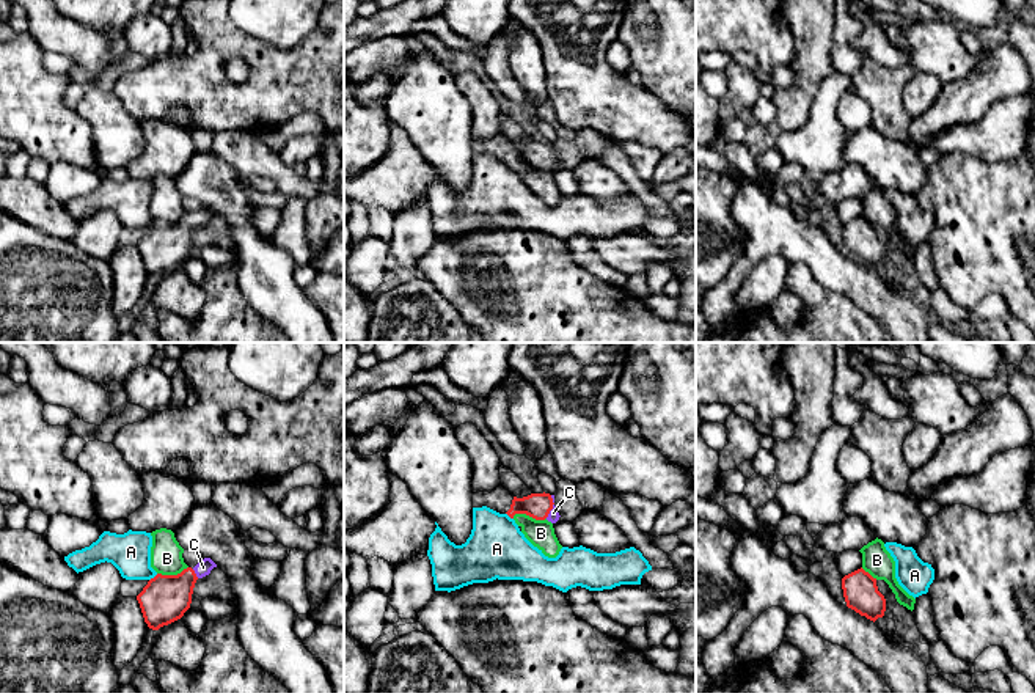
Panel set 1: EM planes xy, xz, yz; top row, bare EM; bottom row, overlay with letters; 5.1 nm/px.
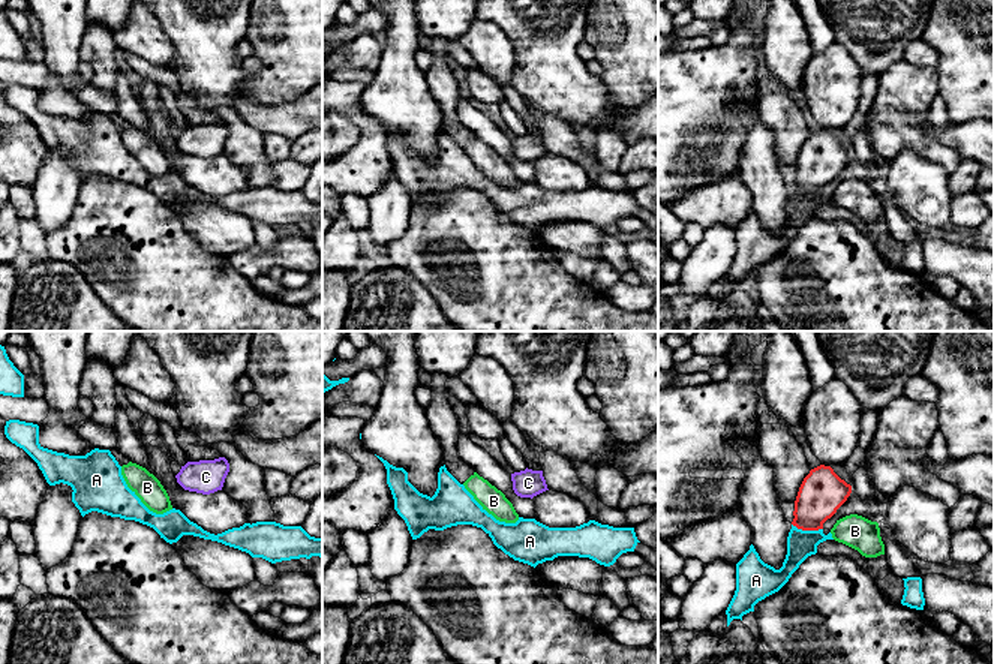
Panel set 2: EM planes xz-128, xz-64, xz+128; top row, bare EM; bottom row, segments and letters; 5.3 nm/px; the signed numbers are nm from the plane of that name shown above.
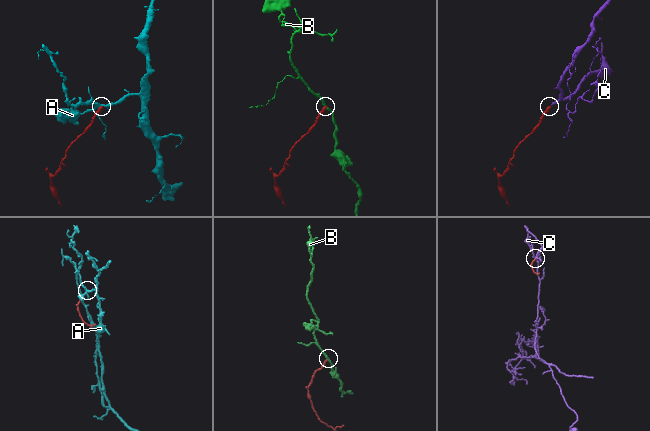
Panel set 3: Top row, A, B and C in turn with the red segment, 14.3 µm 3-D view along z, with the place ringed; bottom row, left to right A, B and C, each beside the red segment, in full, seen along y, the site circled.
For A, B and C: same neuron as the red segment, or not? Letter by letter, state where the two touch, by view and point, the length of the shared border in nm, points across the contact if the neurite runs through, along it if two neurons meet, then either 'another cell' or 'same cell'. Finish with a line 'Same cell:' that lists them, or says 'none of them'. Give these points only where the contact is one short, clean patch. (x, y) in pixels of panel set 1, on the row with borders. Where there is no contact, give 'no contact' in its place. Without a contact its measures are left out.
A: xy (154, 577) | 60 nm | along xy (157, 574), (149, 580) | another cell
B: xz (530, 516) | 180 nm | along xz (512, 516), (528, 514), (536, 519), (545, 519) | another cell
C: xz (552, 506) | 120 nm | across xz (537, 506), (552, 506), (553, 516) | same cell
Same cell: C

